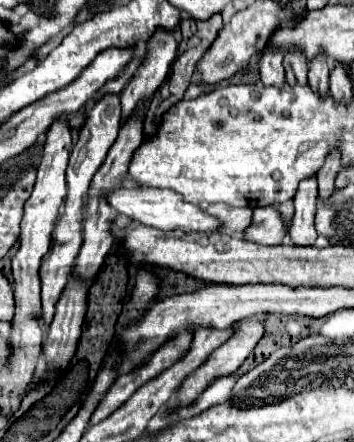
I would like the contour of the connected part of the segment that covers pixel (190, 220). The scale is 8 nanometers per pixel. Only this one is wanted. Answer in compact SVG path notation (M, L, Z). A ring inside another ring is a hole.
M121 185L121 187L115 187L113 191L109 191L105 201L117 213L127 215L129 219L133 219L141 225L149 225L149 227L155 227L155 229L161 229L161 231L179 229L179 231L211 233L211 231L217 231L217 227L219 227L217 219L205 215L197 205L191 205L191 203L183 201L177 193L173 193L169 189L155 189L155 187L133 187L133 189L129 189L129 187Z

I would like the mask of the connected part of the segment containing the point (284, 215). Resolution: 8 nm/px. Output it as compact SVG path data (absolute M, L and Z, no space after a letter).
M291 199L291 201L285 201L285 203L273 203L271 207L279 211L281 219L283 219L283 221L287 223L287 227L289 227L291 221L293 221L293 199Z

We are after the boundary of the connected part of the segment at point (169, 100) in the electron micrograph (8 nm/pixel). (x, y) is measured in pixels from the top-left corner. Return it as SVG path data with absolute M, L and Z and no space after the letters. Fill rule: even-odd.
M215 13L211 19L207 21L191 21L191 19L181 19L181 25L179 25L179 31L181 31L181 43L179 43L179 53L171 65L171 71L169 75L165 77L163 85L155 91L151 103L149 103L149 109L145 113L145 137L149 137L149 133L153 133L153 129L157 129L157 121L161 119L161 113L165 113L165 109L169 109L169 105L175 105L177 101L183 99L183 93L191 81L191 75L199 63L199 59L205 55L205 51L209 49L209 45L215 41L217 37L217 31L221 29L221 15ZM191 23L195 23L197 27L191 29Z

